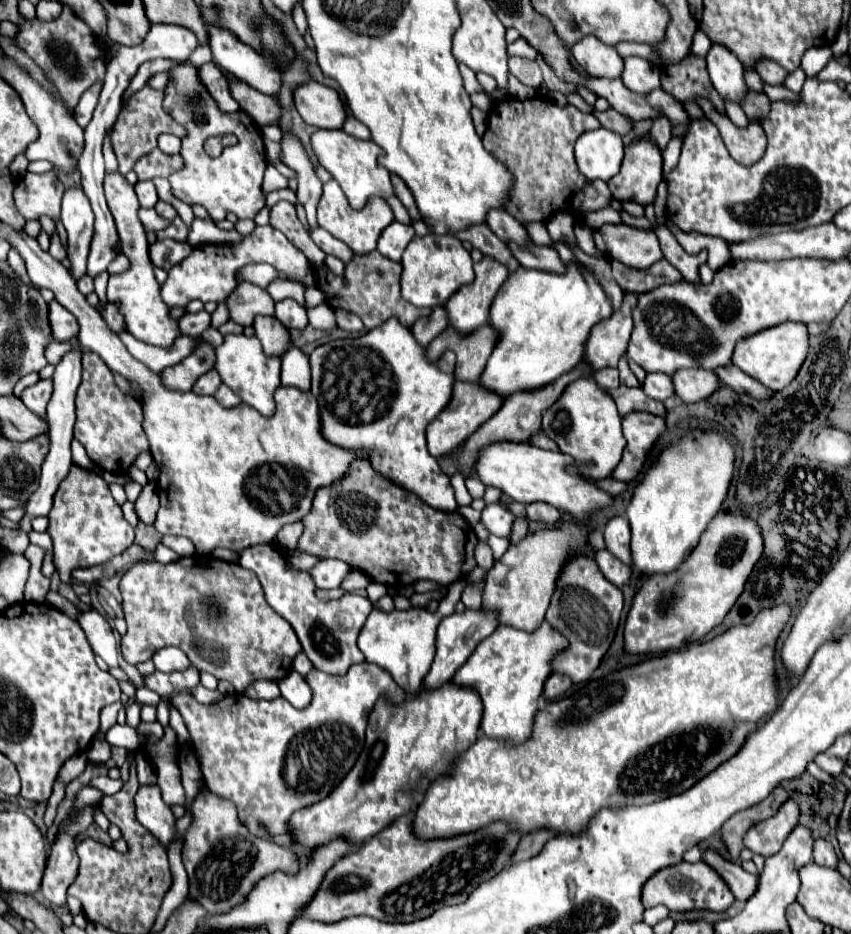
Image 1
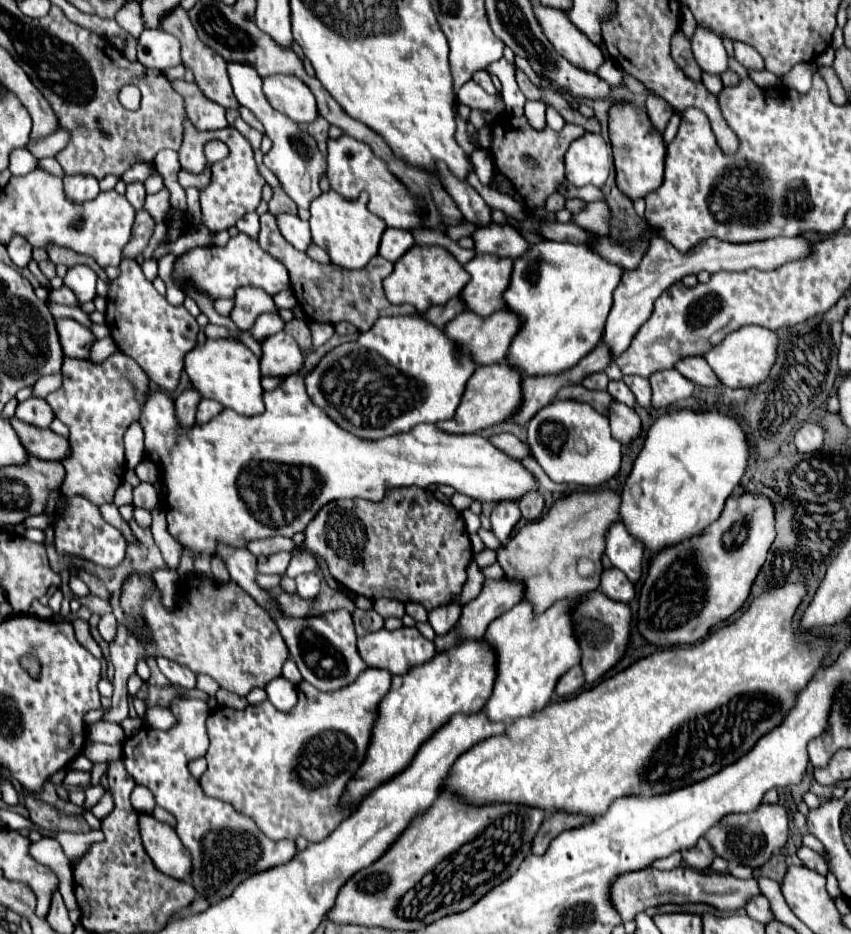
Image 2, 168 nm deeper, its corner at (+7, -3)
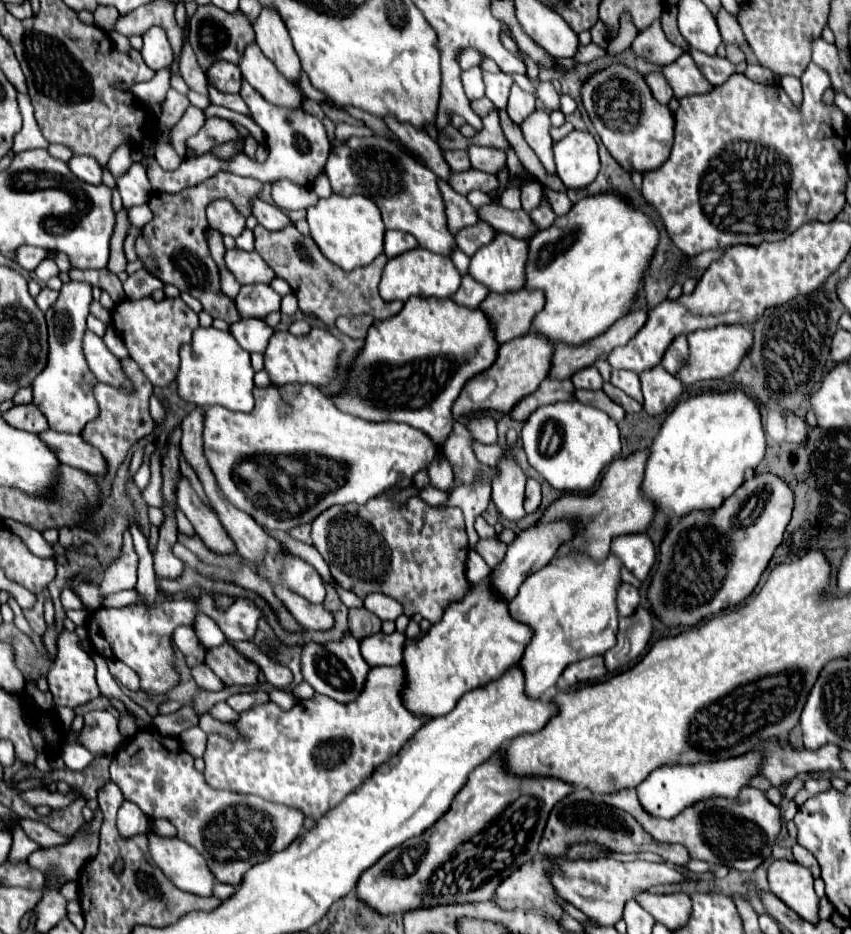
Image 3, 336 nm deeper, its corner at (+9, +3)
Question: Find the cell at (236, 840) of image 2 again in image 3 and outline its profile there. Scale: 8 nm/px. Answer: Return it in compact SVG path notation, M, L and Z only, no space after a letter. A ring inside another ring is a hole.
M154 728L140 730L126 742L126 748L110 764L110 776L122 790L124 800L138 804L152 820L166 818L174 824L178 838L192 844L208 860L218 882L238 886L252 866L286 848L304 828L304 814L296 808L274 804L260 796L210 788L180 742L162 736Z

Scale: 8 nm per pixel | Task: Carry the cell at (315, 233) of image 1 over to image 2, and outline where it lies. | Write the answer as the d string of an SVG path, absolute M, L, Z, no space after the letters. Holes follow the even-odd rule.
M278 214L278 226L280 226L280 232L284 234L284 238L286 238L294 248L306 252L308 246L312 244L310 226L308 226L308 222L300 220L298 216Z

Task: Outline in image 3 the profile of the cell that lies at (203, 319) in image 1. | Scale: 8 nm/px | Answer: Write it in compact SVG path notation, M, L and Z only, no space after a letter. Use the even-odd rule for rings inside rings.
M242 318L240 322L234 322L230 326L230 334L238 340L238 344L246 350L246 352L260 352L264 354L266 344L272 336L272 328L266 326L262 320L258 318Z

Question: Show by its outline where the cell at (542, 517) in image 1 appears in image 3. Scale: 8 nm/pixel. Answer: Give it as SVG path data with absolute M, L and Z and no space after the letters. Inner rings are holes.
M528 478L524 510L526 510L526 514L532 514L538 506L540 506L540 482L534 480L534 478Z

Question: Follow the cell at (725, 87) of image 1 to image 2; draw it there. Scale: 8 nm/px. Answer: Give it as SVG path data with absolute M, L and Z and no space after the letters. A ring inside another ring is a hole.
M698 26L690 42L692 42L694 58L702 68L702 72L722 74L728 70L728 56L726 56L722 38L718 34L712 34L710 30L704 30Z

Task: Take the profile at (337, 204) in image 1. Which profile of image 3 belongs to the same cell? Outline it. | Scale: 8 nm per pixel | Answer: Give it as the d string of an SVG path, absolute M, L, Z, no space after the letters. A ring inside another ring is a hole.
M332 194L326 200L318 200L318 204L308 208L308 224L310 224L310 236L322 250L322 254L338 264L344 270L354 270L360 266L368 266L384 254L384 222L380 216L378 206L374 200L368 200L368 196L354 194L354 196L338 196Z

